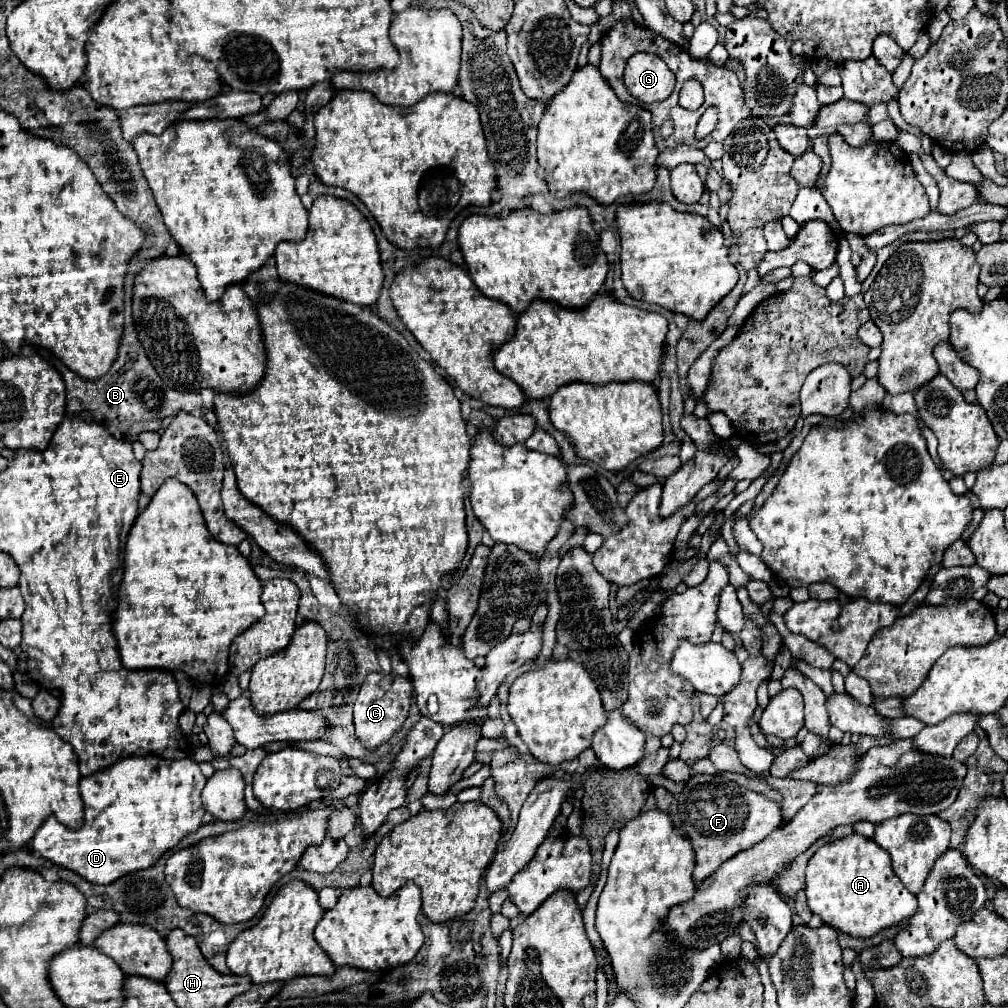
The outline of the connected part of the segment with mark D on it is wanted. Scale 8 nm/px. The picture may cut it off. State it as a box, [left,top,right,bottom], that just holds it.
[32,755,206,885]

